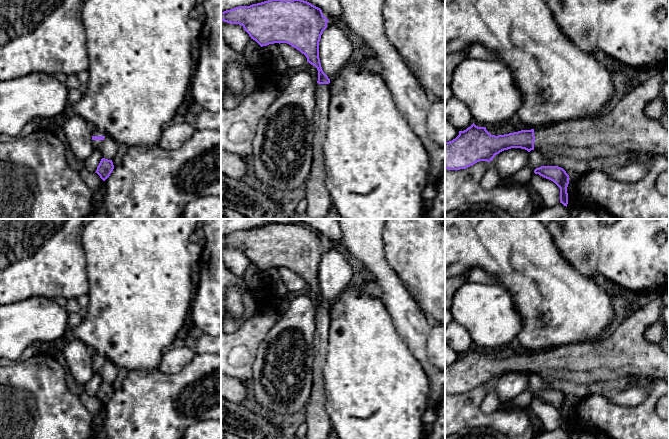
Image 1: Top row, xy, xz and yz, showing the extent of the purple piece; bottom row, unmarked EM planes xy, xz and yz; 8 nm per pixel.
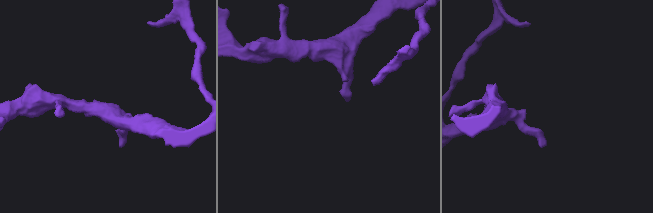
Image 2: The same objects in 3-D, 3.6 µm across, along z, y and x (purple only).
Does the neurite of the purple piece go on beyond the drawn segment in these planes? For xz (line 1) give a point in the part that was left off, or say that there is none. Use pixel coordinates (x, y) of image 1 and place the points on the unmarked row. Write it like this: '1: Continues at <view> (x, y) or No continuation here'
1: Continues at xz (318, 423)

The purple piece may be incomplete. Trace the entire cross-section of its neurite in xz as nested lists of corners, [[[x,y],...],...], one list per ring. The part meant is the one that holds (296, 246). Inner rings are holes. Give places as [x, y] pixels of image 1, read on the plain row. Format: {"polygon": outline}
{"polygon": [[[271,223],[250,230],[239,230],[221,236],[221,244],[231,248],[239,248],[261,271],[274,267],[287,267],[299,274],[307,282],[307,286],[318,294],[318,305],[316,308],[316,332],[314,334],[314,363],[312,365],[312,392],[305,407],[305,418],[307,425],[307,439],[327,439],[332,425],[325,409],[325,392],[323,366],[325,364],[328,346],[328,333],[330,326],[329,307],[330,303],[323,296],[319,282],[319,266],[323,255],[327,252],[329,245],[322,234],[311,227],[301,224]]]}

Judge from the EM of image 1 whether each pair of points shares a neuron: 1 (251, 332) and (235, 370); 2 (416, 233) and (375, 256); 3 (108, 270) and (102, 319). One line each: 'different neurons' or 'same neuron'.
1: same neuron
2: different neurons
3: same neuron

